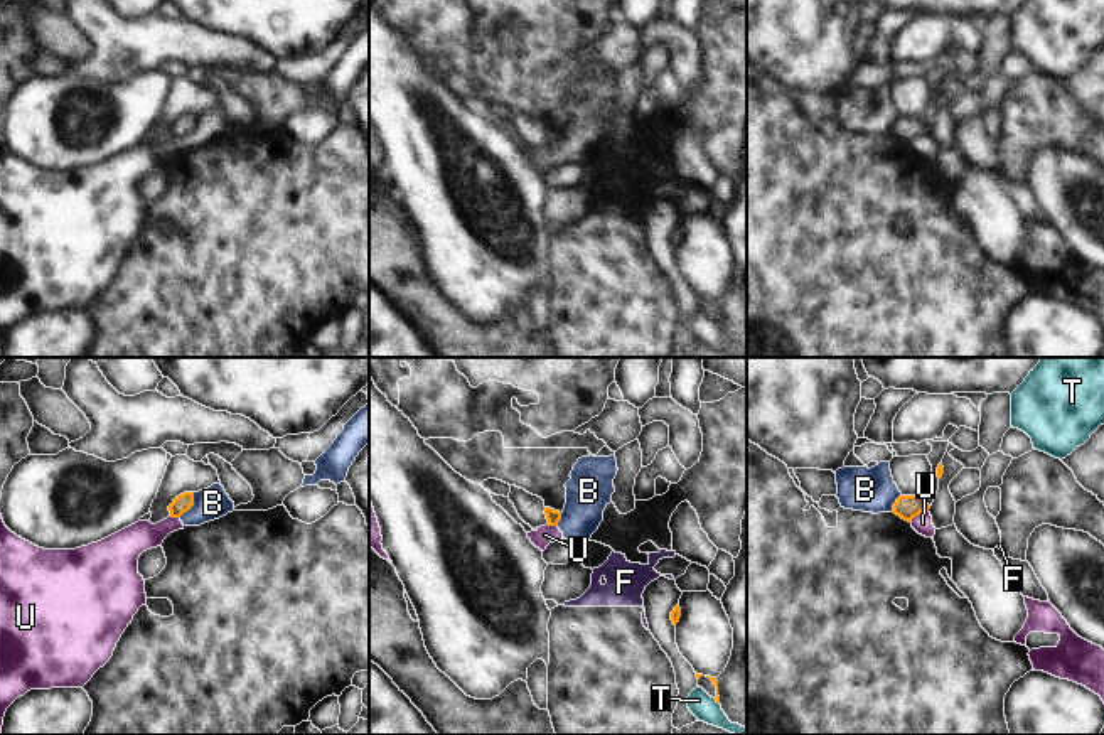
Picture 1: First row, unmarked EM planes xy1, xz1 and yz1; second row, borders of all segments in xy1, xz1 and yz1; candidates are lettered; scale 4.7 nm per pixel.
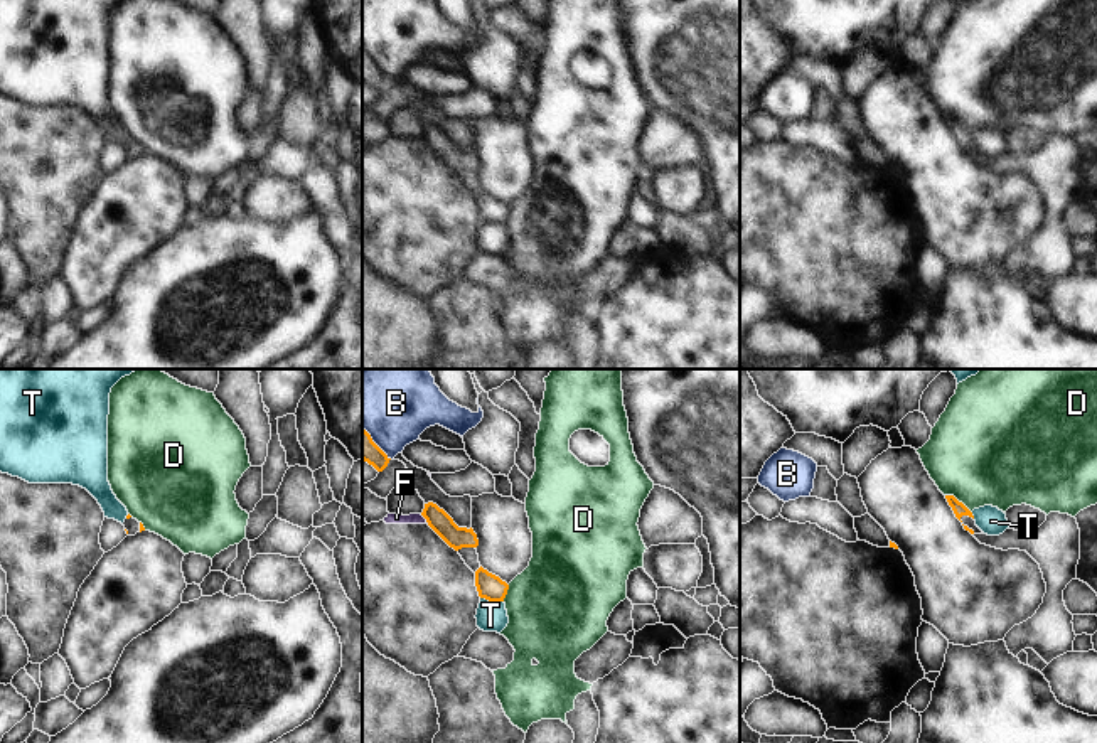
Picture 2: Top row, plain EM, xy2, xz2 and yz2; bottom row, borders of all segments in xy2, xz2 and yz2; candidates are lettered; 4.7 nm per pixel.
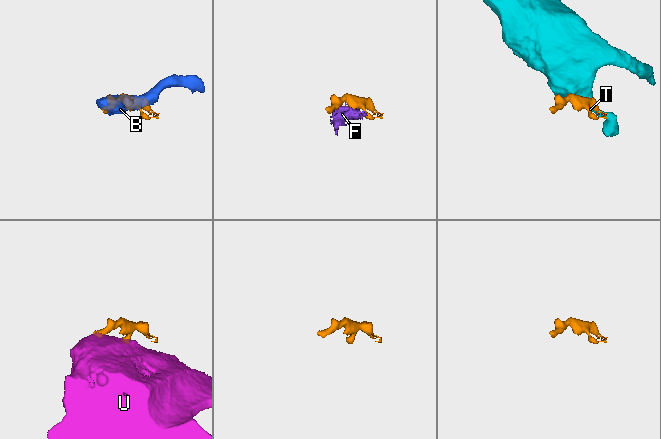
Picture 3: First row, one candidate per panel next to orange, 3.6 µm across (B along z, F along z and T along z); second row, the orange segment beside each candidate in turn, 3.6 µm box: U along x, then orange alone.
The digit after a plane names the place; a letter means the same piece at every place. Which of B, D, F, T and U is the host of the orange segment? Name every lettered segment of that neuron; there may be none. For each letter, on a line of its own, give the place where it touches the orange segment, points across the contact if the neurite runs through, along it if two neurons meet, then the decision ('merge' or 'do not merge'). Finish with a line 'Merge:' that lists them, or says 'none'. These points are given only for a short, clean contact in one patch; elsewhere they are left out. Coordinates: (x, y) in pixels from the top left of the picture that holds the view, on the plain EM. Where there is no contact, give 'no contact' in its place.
B: xy1 (191, 128) | along xy1 (194, 115), (194, 125), (179, 139) | do not merge
D: yz2 (957, 123) | along yz2 (946, 117), (951, 117), (971, 135) | do not merge
F: xz2 (425, 140) | along xz2 (420, 137), (428, 145) | do not merge
T: xz2 (492, 223) | along xz2 (481, 219), (491, 224), (503, 224) | do not merge
U: yz1 (917, 137) | along yz1 (927, 134), (909, 144) | do not merge
Merge: none

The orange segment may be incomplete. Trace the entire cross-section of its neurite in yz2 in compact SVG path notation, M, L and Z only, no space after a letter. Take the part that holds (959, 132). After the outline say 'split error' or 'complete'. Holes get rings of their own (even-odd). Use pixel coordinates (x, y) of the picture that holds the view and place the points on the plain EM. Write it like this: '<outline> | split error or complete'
M945 118L945 121L966 153L971 157L982 157L982 153L976 148L972 135L962 125L959 125L954 118Z | split error

